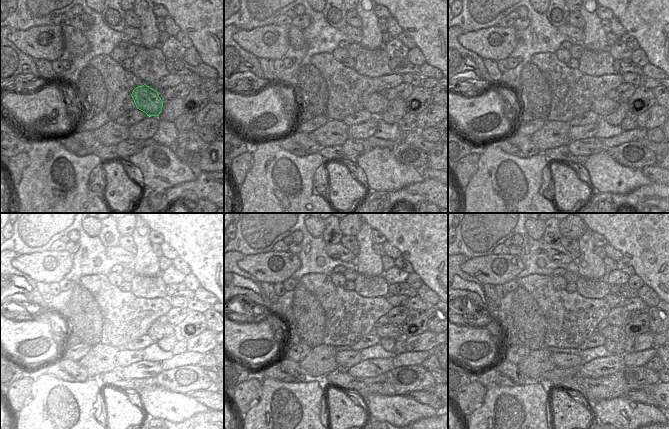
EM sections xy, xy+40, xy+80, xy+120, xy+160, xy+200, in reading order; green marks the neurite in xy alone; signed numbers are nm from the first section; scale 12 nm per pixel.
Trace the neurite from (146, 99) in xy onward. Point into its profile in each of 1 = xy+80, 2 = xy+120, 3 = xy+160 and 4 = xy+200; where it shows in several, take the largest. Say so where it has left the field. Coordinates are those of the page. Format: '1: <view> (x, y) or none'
1: xy+80 (602, 106)
2: xy+120 (157, 331)
3: xy+160 (393, 332)
4: xy+200 (615, 333)

